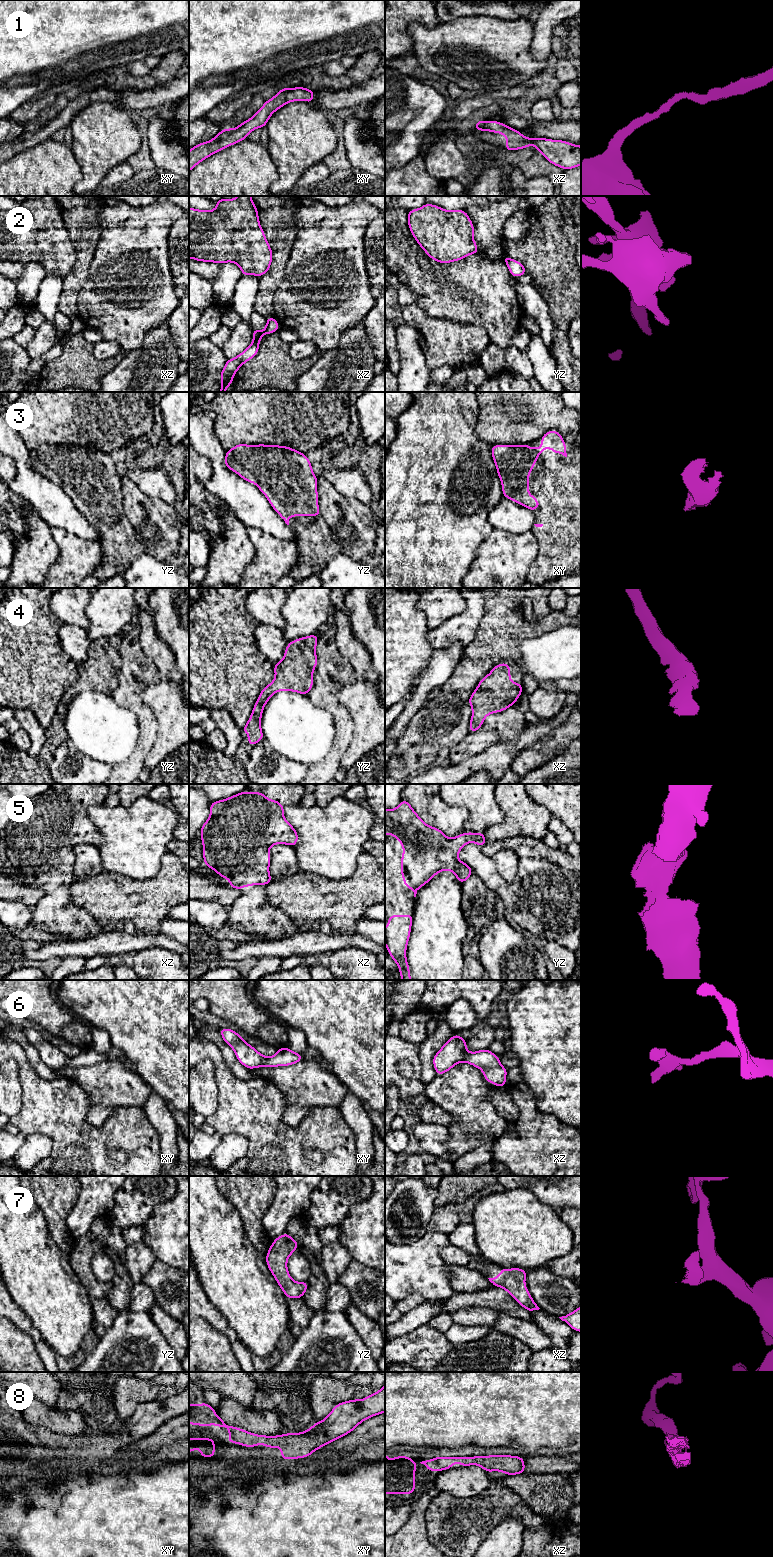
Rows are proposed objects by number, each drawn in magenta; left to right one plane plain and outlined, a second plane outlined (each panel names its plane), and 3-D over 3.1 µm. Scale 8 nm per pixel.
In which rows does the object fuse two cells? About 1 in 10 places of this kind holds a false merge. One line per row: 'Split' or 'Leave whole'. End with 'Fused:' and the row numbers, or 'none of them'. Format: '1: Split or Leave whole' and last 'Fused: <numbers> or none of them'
1: Leave whole
2: Split
3: Leave whole
4: Leave whole
5: Leave whole
6: Leave whole
7: Leave whole
8: Leave whole
Fused: 2

